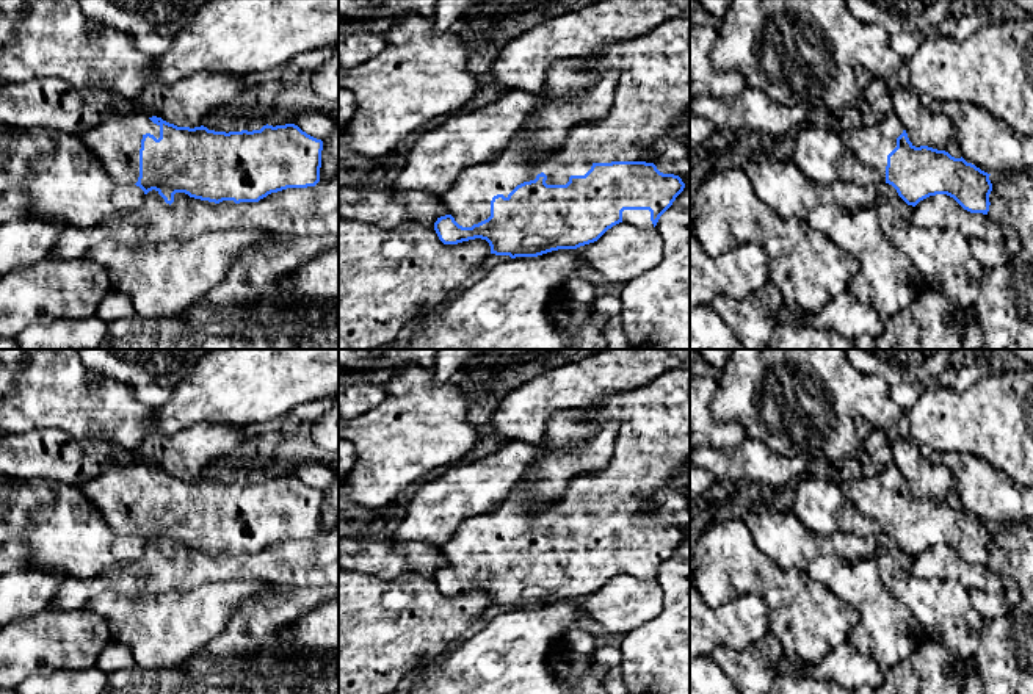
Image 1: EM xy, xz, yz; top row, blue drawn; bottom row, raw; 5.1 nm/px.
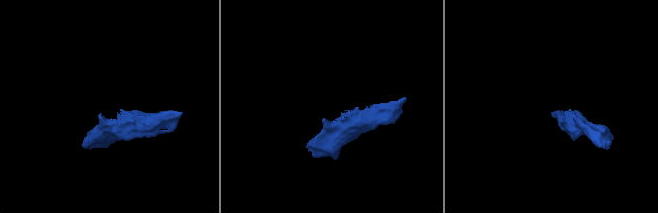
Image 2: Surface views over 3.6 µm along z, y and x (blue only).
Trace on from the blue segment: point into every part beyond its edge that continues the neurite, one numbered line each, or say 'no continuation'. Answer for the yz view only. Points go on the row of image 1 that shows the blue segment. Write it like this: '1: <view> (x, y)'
1: yz (870, 144)

